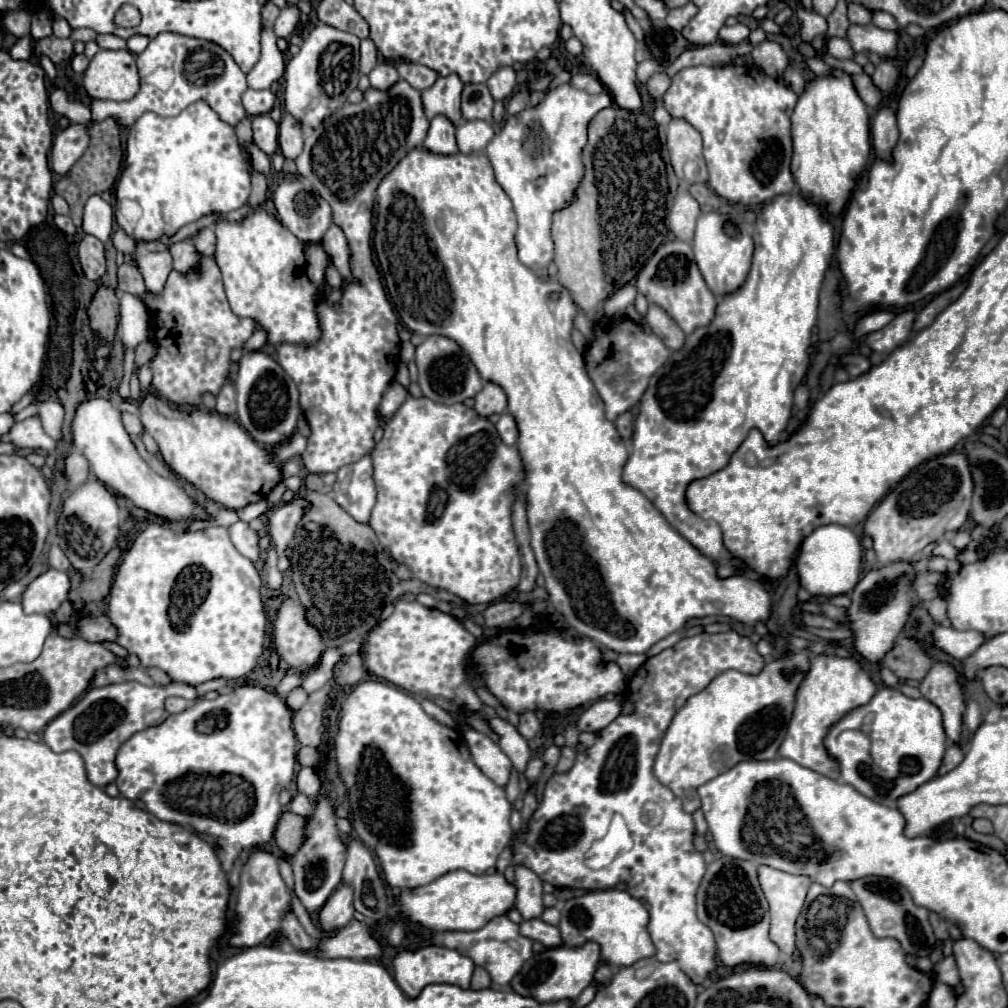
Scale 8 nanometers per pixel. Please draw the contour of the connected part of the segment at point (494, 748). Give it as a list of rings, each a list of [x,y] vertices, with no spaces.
[[[466,729],[464,741],[468,745],[468,751],[474,759],[474,763],[480,767],[480,771],[490,777],[496,785],[506,785],[508,775],[510,775],[510,759],[508,755],[486,735],[476,729]]]

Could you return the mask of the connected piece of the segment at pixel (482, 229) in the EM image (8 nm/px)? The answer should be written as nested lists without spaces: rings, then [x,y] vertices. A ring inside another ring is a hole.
[[[424,147],[412,149],[378,185],[376,189],[376,225],[374,225],[374,253],[380,263],[380,273],[384,277],[390,301],[394,309],[398,311],[402,323],[418,333],[418,335],[446,335],[452,337],[470,357],[470,361],[476,365],[482,379],[488,379],[492,383],[502,385],[502,389],[508,395],[508,411],[516,417],[520,437],[518,437],[518,451],[522,455],[522,463],[526,469],[526,479],[520,485],[520,491],[526,501],[526,513],[528,513],[528,525],[532,535],[532,549],[538,561],[538,567],[544,575],[546,589],[550,593],[550,601],[558,613],[564,615],[566,623],[574,627],[584,637],[590,637],[598,641],[600,645],[616,651],[616,653],[646,653],[654,643],[664,639],[666,635],[682,629],[682,625],[692,617],[706,617],[706,615],[718,615],[718,617],[730,617],[734,621],[740,621],[744,625],[758,625],[766,623],[770,617],[770,595],[760,585],[760,581],[752,581],[750,577],[728,577],[718,579],[714,563],[704,557],[694,545],[690,545],[676,529],[670,527],[670,523],[664,519],[664,515],[636,489],[624,485],[622,481],[622,469],[628,459],[628,451],[624,447],[624,441],[620,439],[614,423],[606,419],[604,415],[604,401],[598,395],[592,379],[586,373],[584,357],[574,349],[570,341],[572,333],[572,319],[576,315],[576,305],[572,305],[572,297],[568,297],[568,291],[558,281],[542,281],[530,267],[522,265],[516,255],[514,245],[514,231],[516,231],[516,215],[512,201],[504,193],[504,189],[496,183],[492,165],[486,155],[438,155]]]

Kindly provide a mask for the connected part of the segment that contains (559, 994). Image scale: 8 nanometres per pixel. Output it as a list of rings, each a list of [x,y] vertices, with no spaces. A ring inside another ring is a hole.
[[[586,941],[582,947],[552,947],[544,949],[542,953],[532,955],[524,969],[516,975],[516,981],[512,981],[512,989],[520,995],[534,997],[538,1001],[560,1001],[560,999],[576,999],[592,981],[594,973],[600,965],[600,945],[594,941]]]

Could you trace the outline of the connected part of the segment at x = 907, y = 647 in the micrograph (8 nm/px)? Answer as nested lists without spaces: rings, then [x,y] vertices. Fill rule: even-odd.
[[[898,637],[894,647],[886,653],[882,663],[902,681],[922,681],[932,665],[926,651],[914,641]]]

